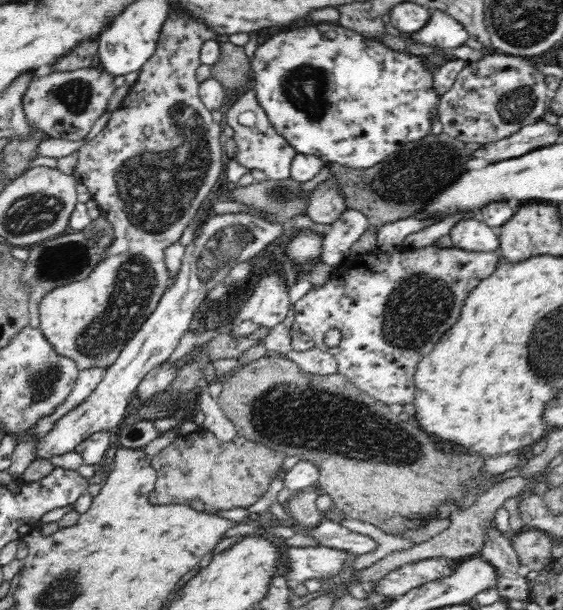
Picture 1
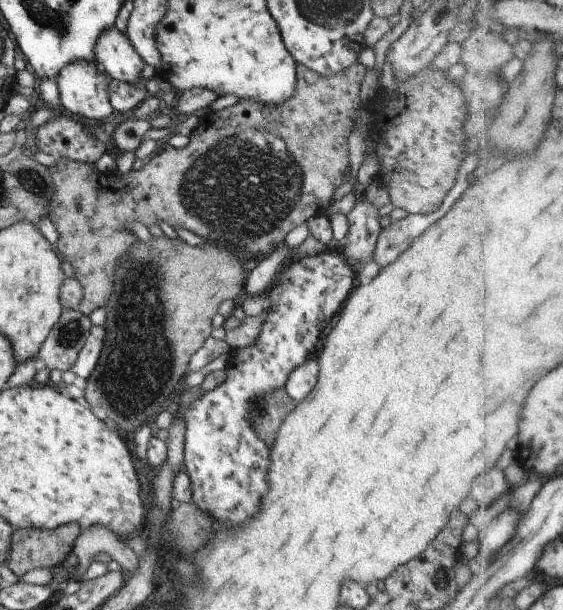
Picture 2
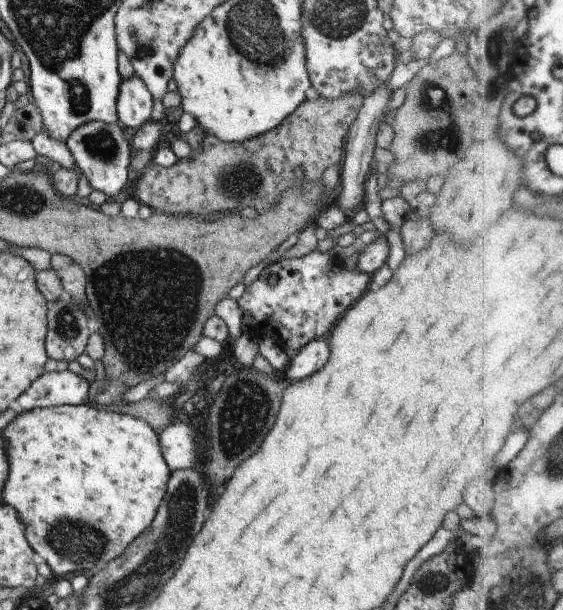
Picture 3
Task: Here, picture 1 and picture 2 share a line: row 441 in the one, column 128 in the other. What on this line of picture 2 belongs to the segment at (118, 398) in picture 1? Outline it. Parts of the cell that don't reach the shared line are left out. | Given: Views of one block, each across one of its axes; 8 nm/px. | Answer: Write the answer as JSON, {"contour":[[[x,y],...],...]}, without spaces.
{"contour":[[[116,26],[104,30],[94,46],[97,64],[110,79],[130,84],[140,84],[144,73],[144,62],[128,36]]]}

